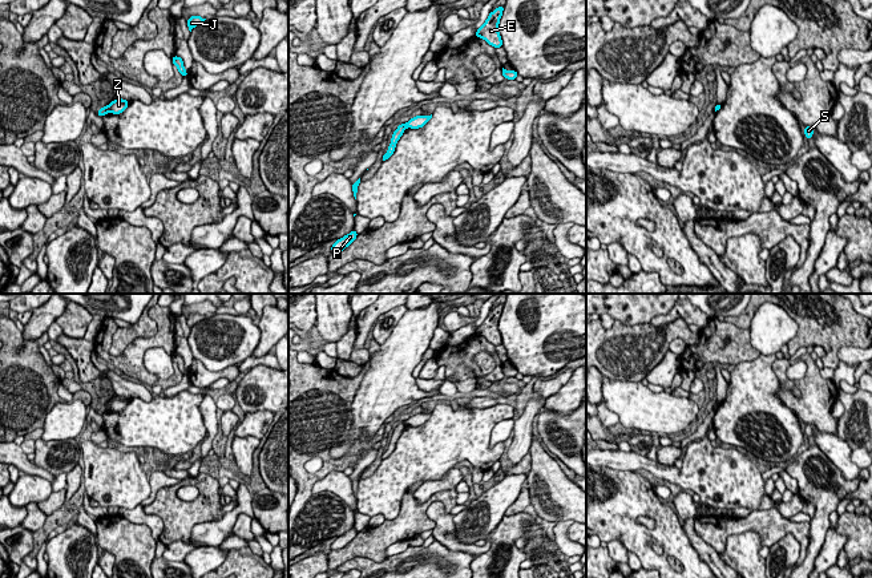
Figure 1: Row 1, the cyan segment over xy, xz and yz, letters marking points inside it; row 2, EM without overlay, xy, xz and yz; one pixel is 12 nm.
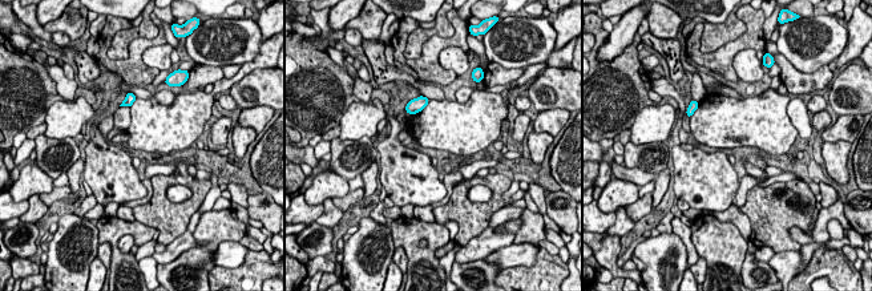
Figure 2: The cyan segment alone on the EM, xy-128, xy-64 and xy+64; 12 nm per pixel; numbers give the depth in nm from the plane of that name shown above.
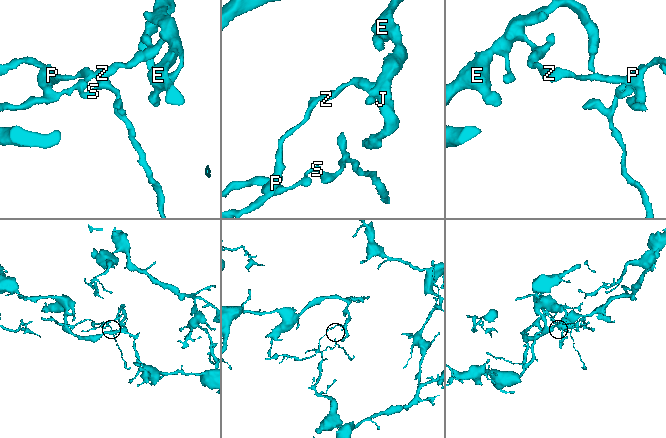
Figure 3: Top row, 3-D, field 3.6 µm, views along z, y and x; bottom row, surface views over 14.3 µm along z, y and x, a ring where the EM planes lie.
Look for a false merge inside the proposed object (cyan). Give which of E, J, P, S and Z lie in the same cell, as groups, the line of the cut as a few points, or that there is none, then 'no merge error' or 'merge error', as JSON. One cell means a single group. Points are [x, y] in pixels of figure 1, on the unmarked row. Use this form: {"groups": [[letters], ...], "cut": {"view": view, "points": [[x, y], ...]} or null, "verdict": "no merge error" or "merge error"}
{"groups": [["E", "J", "Z"], ["P", "S"]], "cut": {"view": "xy", "points": [[105, 404], [107, 409]]}, "verdict": "merge error"}

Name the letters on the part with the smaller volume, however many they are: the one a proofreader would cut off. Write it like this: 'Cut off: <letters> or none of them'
Cut off: P, S

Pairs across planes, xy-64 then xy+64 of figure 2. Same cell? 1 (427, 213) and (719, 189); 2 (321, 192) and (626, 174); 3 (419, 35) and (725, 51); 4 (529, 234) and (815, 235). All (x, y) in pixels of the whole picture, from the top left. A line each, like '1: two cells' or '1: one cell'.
1: two cells
2: two cells
3: two cells
4: two cells

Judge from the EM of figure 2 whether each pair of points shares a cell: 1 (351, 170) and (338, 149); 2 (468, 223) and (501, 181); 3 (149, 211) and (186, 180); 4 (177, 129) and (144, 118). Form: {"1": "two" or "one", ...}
{"1": "one", "2": "one", "3": "one", "4": "one"}

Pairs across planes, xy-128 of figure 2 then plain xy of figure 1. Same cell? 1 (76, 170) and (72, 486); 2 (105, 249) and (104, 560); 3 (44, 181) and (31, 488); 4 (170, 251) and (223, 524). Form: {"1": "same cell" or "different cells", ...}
{"1": "same cell", "2": "same cell", "3": "same cell", "4": "same cell"}

